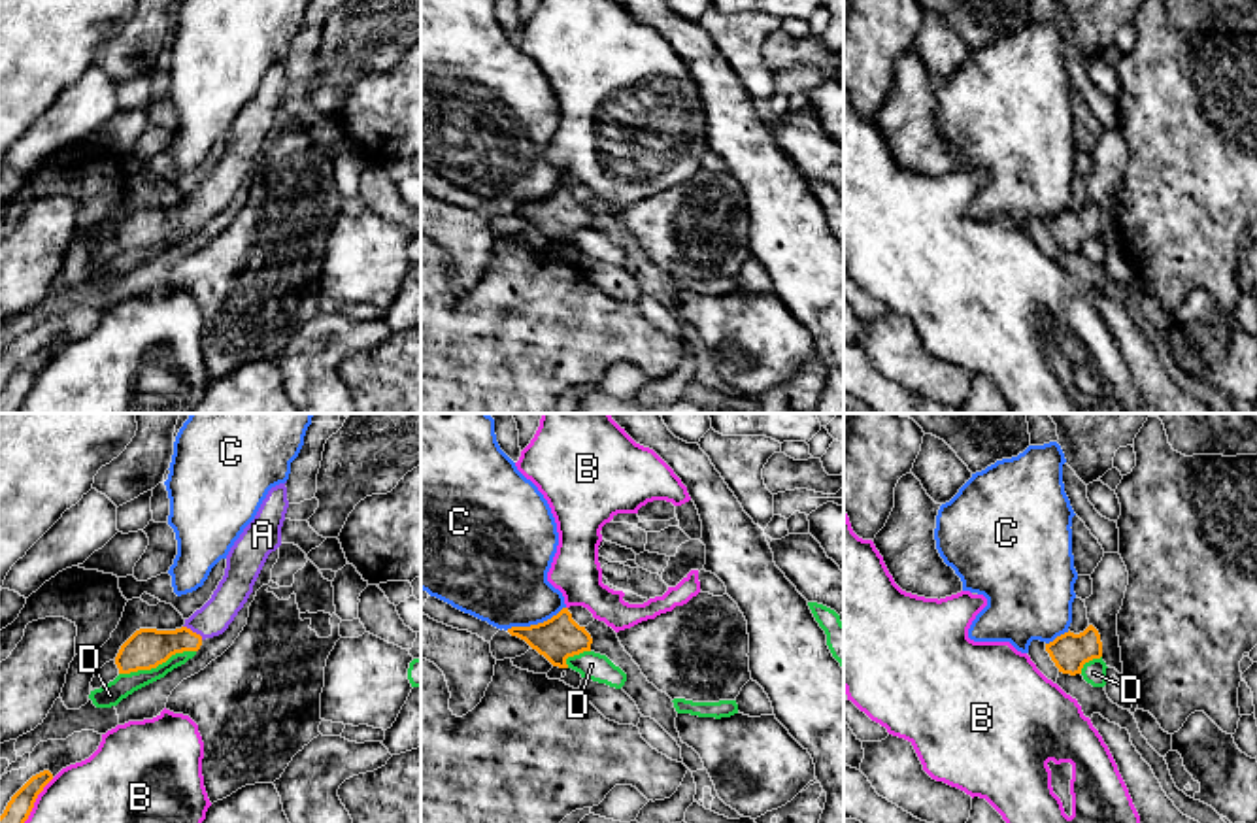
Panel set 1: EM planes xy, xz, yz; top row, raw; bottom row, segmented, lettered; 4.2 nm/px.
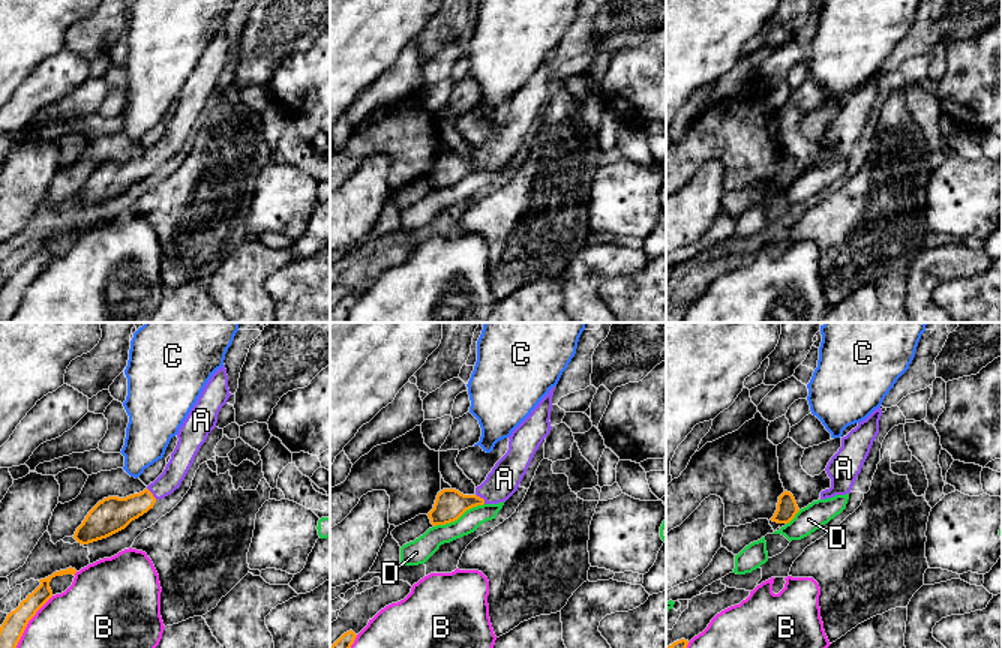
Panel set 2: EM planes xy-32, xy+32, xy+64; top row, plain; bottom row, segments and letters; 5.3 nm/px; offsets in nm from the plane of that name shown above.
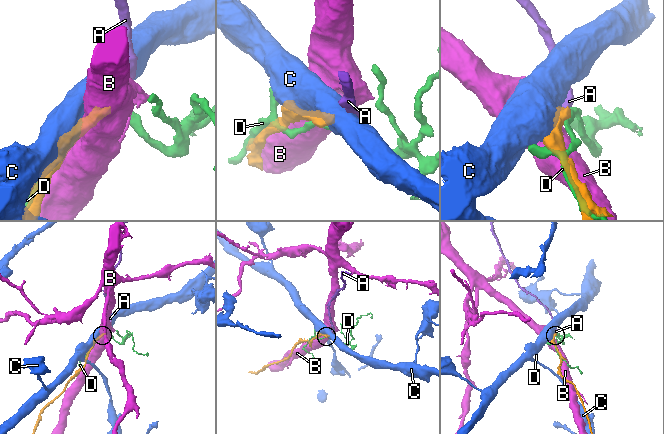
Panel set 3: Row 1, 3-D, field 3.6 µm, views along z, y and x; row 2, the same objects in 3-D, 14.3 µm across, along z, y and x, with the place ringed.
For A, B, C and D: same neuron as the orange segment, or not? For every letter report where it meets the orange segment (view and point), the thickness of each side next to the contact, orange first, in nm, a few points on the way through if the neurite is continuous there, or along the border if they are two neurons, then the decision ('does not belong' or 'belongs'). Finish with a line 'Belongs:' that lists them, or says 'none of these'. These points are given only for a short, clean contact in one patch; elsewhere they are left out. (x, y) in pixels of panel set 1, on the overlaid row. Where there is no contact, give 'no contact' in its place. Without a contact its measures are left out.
A: meets orange in xy at (191, 631); 170 nm thick on the orange side, 140 nm on the other; runs through xy (148, 648), (182, 640), (191, 631), (233, 591); belongs
B: meets orange in xy at (34, 801); 110 nm thick on the orange side, 280 nm on the other; does not belong
C: meets orange in xz at (535, 625); 190 nm thick on the orange side, 380 nm on the other; does not belong
D: meets orange in xy at (157, 665); 170 nm thick on the orange side, 100 nm on the other; does not belong
Belongs: A

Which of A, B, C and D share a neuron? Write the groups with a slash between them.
A / B / C / D

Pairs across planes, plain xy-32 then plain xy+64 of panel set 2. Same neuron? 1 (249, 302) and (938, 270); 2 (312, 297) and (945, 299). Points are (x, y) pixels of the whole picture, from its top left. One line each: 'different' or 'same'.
1: same
2: same

